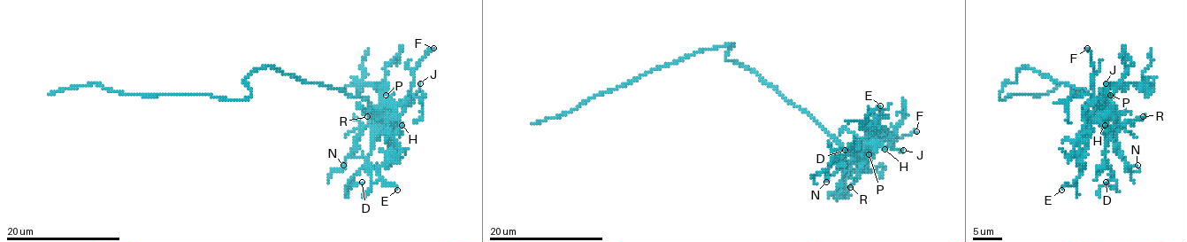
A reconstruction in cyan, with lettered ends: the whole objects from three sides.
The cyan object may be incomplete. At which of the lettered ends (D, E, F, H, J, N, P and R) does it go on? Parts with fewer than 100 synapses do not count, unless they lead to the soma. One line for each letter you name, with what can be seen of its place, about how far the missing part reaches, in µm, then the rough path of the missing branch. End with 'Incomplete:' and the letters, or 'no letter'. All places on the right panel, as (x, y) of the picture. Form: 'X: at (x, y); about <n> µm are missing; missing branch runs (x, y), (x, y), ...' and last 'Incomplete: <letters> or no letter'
Incomplete: no letter

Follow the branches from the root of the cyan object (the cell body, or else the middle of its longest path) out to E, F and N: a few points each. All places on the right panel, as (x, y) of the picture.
E: (1023, 66), (1094, 97), (1103, 97), (1117, 113), (1091, 122), (1082, 174), (1061, 190)
F: (1023, 66), (1106, 97), (1117, 116), (1107, 113), (1093, 97), (1093, 64), (1087, 48)
N: (1023, 66), (1106, 97), (1117, 113), (1115, 149), (1129, 165), (1137, 165)

